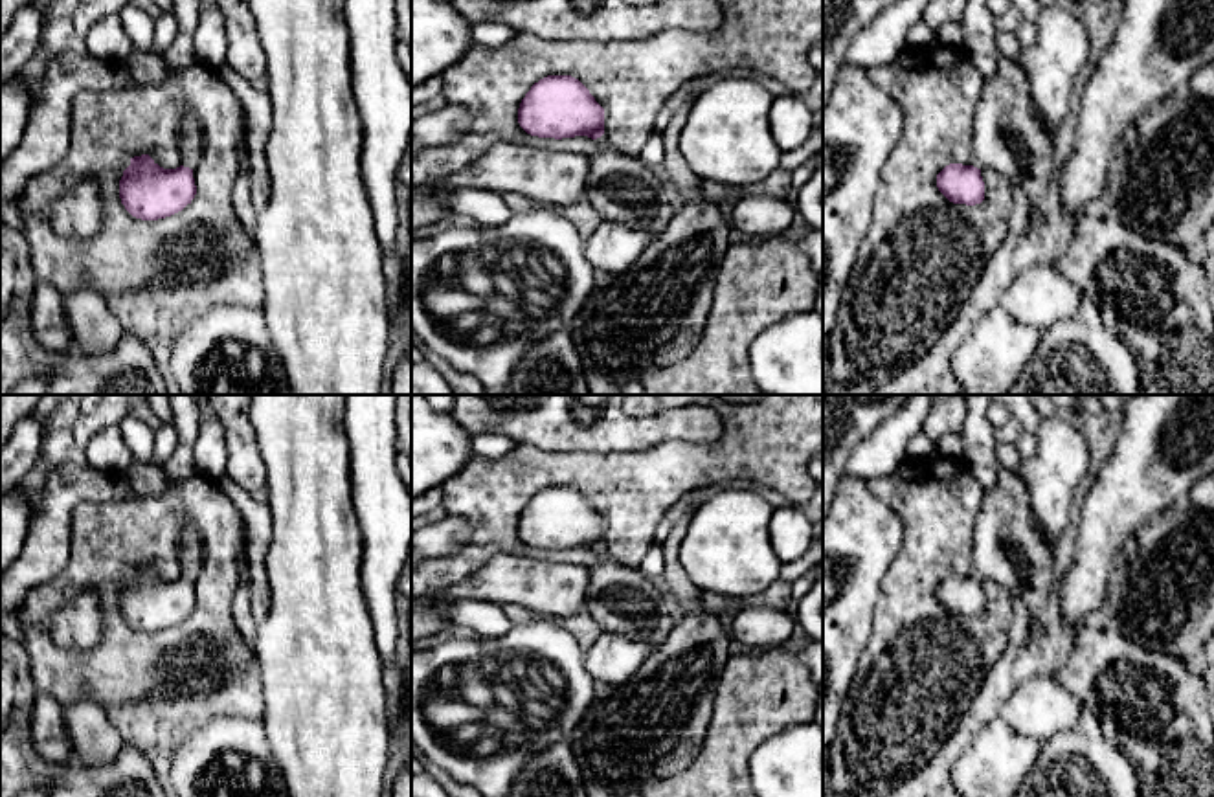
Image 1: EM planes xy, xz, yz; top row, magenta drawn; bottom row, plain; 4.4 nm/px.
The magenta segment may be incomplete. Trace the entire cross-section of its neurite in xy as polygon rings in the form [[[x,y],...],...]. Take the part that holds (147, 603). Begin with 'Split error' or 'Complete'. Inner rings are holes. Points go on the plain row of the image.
Split error. [[[195,527],[182,533],[182,577],[160,578],[149,566],[130,569],[119,591],[119,610],[125,621],[141,632],[158,632],[182,623],[197,606],[193,580],[202,567],[202,542]]]

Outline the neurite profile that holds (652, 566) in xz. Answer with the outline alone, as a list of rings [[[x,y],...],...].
[[[654,544],[650,547],[650,551],[641,560],[639,569],[650,580],[656,580],[656,578],[663,577],[663,571],[665,571],[665,555],[663,555],[659,545]]]

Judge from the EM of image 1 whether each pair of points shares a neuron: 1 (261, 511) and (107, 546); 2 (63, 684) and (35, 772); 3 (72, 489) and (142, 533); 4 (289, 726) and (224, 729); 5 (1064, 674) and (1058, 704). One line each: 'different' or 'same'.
1: different
2: different
3: different
4: different
5: different

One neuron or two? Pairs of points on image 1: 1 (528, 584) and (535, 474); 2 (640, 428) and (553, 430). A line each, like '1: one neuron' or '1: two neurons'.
1: two neurons
2: one neuron

